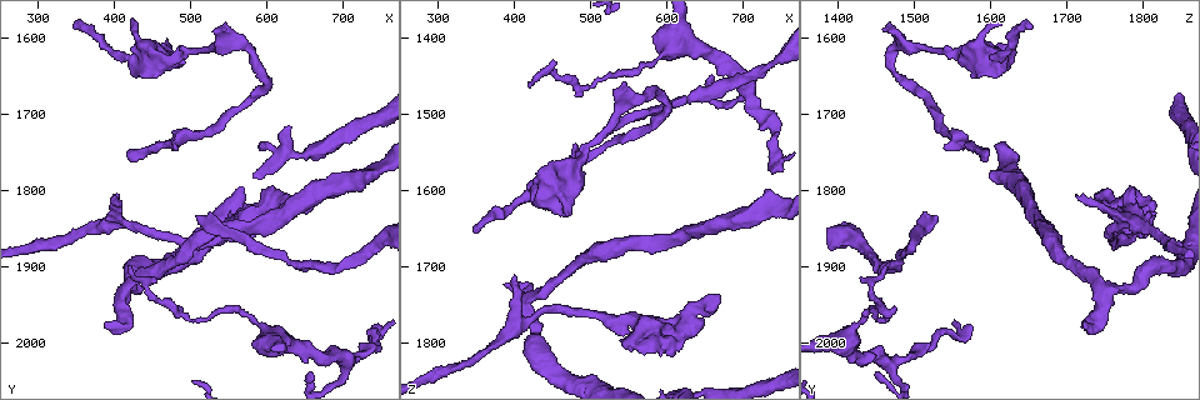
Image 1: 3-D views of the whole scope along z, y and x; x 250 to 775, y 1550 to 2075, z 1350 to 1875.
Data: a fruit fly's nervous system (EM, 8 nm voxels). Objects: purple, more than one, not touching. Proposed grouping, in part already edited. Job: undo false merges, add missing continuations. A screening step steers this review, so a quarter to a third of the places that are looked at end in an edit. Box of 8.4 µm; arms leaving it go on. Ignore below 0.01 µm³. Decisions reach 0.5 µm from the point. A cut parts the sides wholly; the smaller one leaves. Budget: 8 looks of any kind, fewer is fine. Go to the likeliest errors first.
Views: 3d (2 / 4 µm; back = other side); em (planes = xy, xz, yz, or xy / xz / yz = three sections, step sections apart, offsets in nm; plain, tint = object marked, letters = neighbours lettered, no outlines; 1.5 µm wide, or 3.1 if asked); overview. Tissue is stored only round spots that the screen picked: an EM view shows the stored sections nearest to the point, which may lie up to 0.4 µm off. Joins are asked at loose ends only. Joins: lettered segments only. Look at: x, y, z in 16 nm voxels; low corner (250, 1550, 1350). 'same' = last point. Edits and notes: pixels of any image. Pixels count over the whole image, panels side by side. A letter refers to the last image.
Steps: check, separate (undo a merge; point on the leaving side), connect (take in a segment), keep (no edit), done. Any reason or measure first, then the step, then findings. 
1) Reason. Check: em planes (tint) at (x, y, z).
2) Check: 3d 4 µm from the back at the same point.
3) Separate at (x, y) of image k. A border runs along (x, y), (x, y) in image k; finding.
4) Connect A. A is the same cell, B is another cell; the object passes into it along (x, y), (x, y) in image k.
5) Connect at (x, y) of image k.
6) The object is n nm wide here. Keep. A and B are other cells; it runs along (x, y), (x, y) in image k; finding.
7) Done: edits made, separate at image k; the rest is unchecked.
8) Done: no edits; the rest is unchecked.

Check: 3d 4 µm at (510, 1835, 1530).

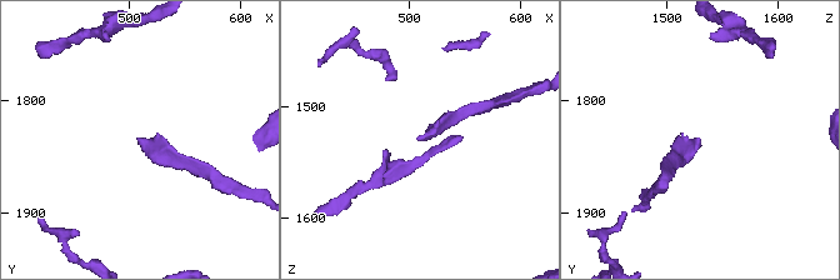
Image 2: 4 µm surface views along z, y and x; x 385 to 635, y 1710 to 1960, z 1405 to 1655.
Now the EM. Check: em xy step 4 (letters) at (508, 1836, 1532).

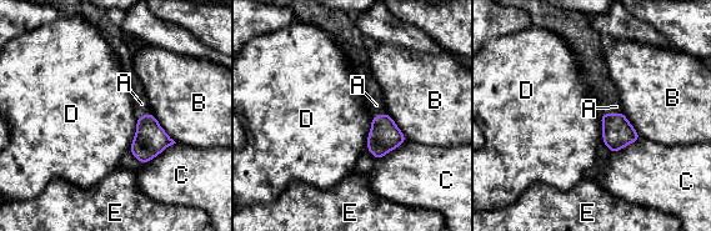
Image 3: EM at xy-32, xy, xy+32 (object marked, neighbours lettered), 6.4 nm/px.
Connect at (376, 105) of image 3. A is the same cell, B, C, D and E are other cells; the object passes into it along (384, 136), (379, 115), (376, 105) in image 3; it goes on there.

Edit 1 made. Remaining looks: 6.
Check: overview.

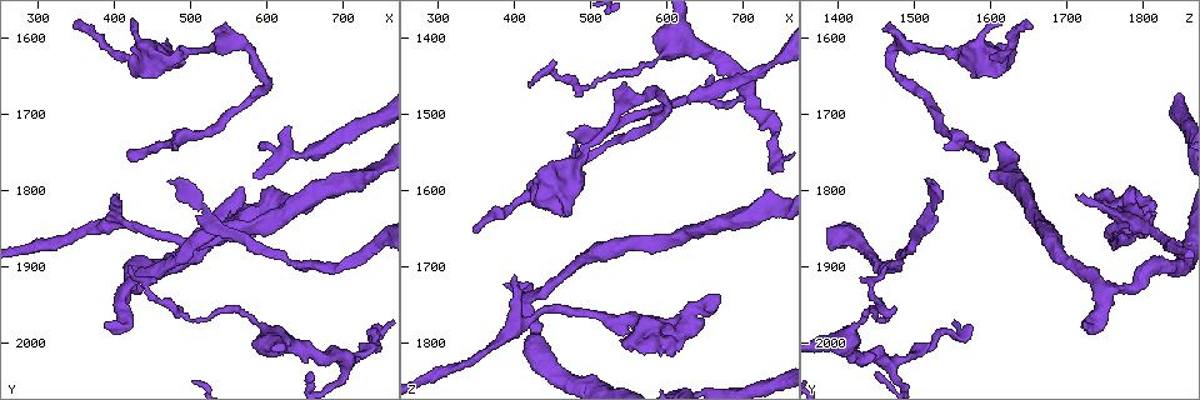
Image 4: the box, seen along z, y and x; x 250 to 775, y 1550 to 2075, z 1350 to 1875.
Branch stops here. Check: 3d 2 µm from the back at (670, 1805, 1740).

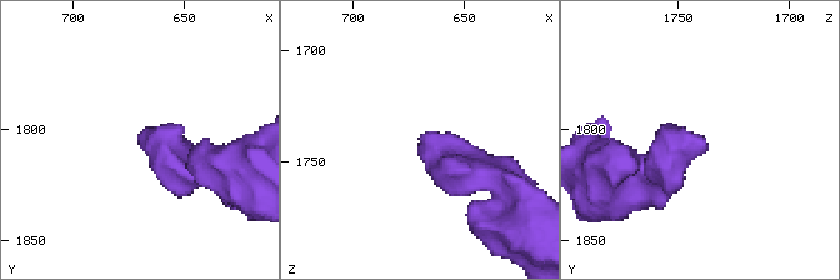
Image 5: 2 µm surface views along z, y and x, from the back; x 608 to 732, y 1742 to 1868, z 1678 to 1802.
Shape alone is not enough. Check: em planes (letters) at (668, 1805, 1738).

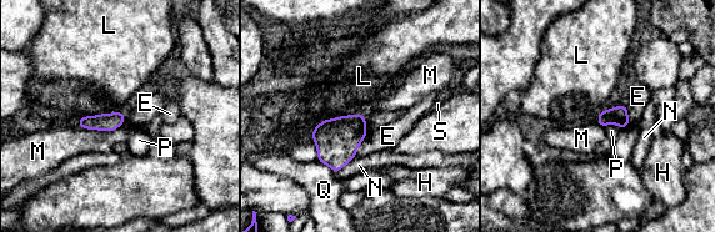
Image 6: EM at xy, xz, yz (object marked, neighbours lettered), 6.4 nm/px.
Keep. E, H, L, M, N, P, Q and S are other cells; a border runs along (125, 119), (111, 131), (78, 126) in image 6; no lettered segment goes on from it.

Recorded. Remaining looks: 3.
A fork. Check: em planes (plain) at (415, 1925, 1755).

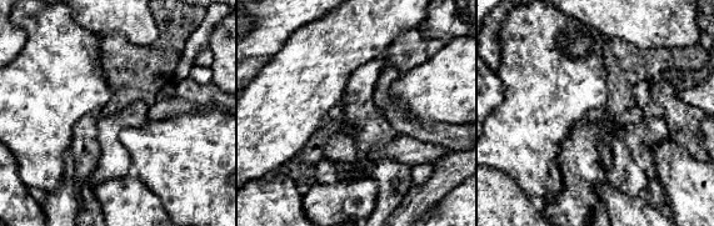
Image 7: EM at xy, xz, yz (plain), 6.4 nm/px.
Check: em planes (letters) at the same point.

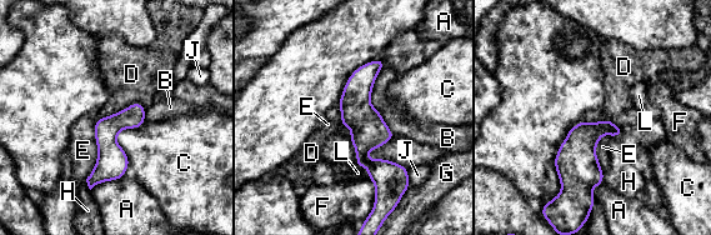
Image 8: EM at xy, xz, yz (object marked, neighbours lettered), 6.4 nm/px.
The object is 50 nm wide here. Keep. A, B, C, D, E, F, G, H, J and L are other cells; a border runs along (145, 106), (131, 103), (100, 118) in image 8; one cell here.

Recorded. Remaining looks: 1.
Done: edits made, connect at image 3; the rest is unchecked.

